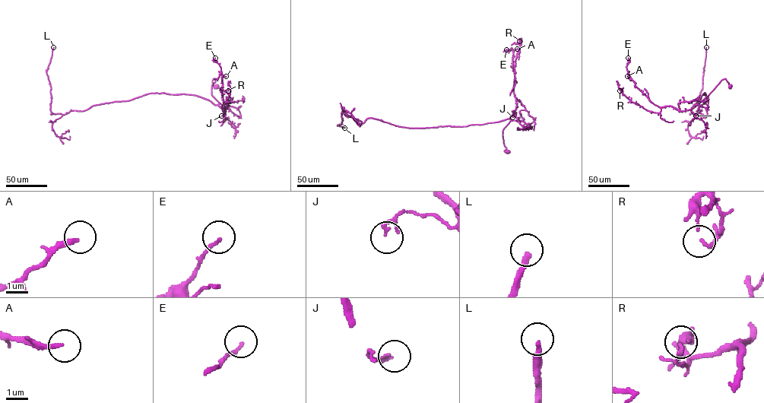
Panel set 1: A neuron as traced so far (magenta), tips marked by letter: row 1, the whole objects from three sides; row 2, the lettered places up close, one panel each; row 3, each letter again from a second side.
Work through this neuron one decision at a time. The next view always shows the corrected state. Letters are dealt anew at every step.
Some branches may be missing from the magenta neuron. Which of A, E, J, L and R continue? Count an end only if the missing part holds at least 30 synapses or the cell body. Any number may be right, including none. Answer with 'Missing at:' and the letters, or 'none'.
Missing at: A, L

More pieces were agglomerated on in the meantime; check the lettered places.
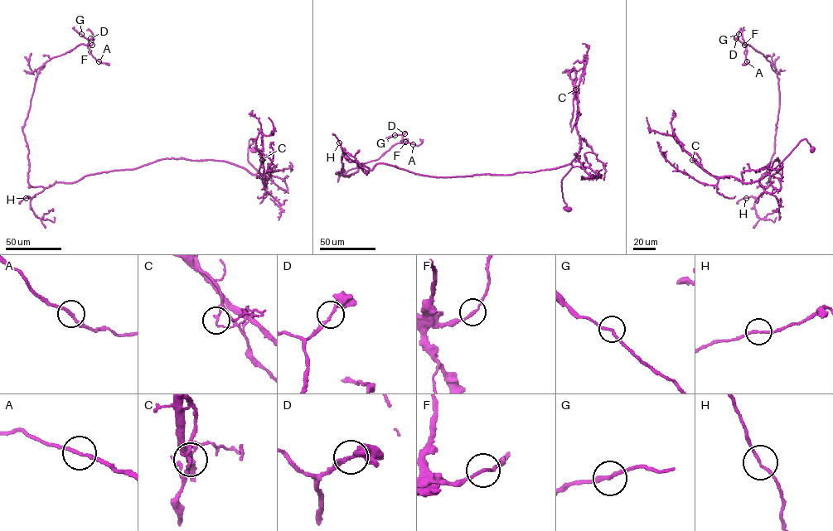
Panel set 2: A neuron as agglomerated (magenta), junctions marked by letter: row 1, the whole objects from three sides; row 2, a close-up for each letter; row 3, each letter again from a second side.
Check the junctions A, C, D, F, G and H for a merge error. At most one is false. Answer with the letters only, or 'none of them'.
C

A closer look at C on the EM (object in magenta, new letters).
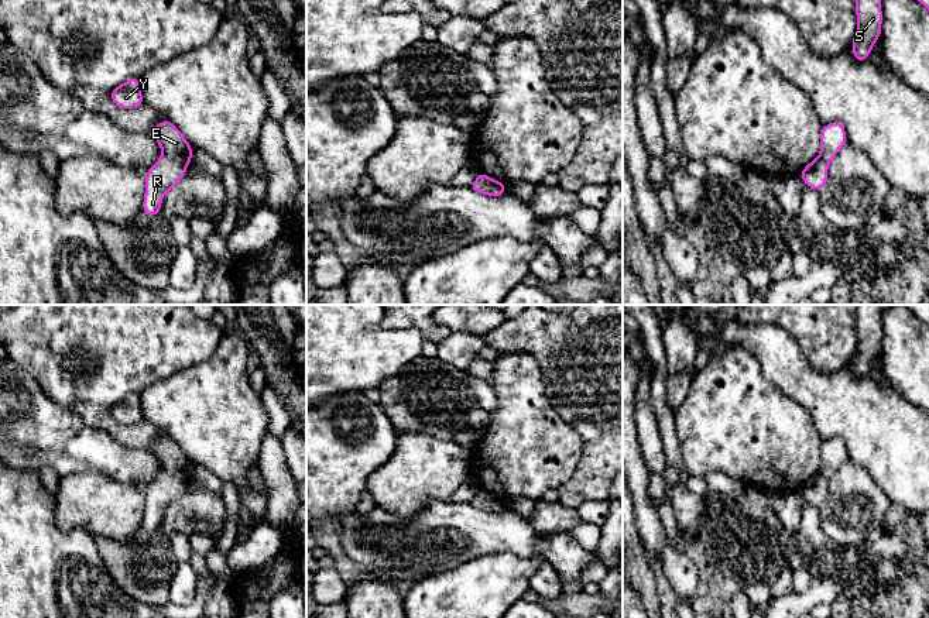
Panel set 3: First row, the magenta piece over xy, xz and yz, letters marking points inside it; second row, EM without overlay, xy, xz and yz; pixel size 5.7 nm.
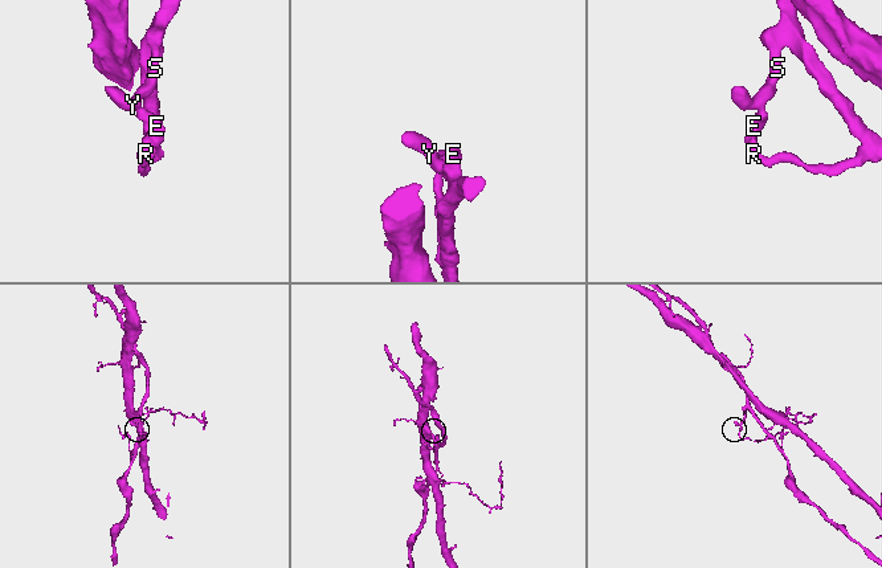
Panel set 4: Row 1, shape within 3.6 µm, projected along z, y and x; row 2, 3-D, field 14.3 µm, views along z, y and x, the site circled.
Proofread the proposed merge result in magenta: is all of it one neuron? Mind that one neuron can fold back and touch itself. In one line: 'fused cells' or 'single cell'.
fused cells

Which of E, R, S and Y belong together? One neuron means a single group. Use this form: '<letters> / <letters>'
E S Y / R

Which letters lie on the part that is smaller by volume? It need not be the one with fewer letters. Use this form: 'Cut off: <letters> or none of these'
Cut off: E, S, Y

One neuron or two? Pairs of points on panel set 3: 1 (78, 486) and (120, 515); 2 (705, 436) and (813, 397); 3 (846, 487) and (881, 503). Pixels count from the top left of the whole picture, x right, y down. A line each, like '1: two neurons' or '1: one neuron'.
1: one neuron
2: two neurons
3: one neuron

